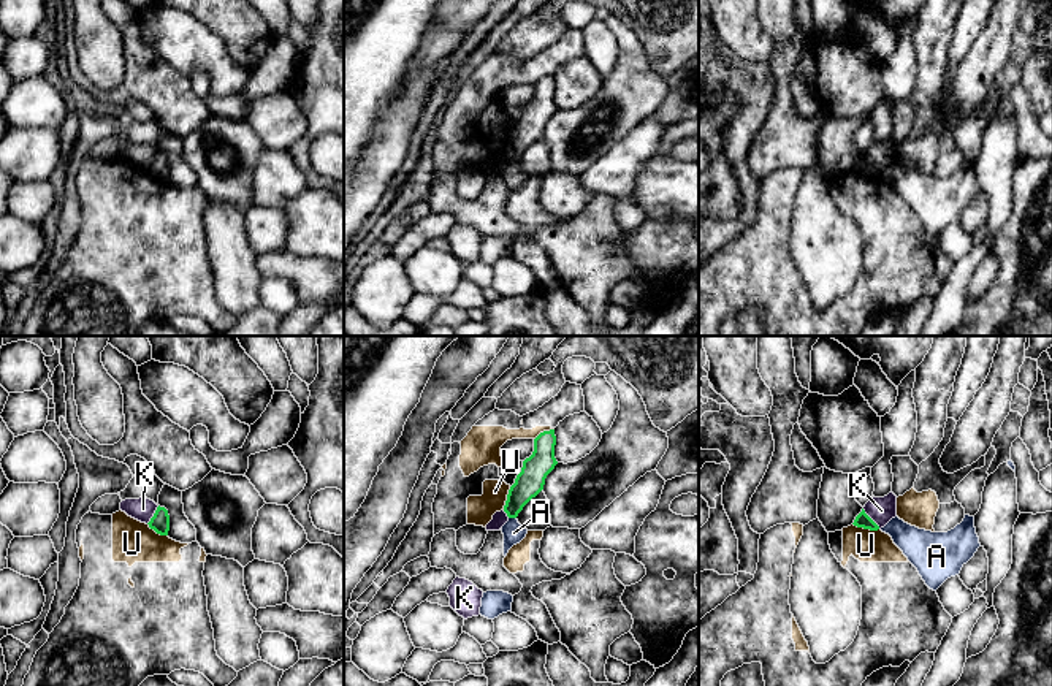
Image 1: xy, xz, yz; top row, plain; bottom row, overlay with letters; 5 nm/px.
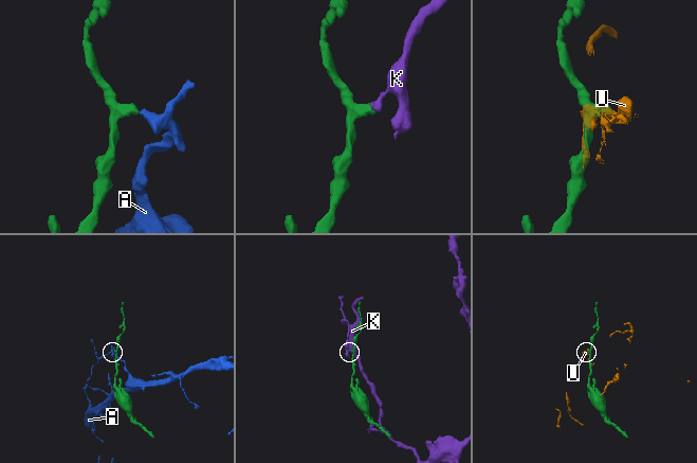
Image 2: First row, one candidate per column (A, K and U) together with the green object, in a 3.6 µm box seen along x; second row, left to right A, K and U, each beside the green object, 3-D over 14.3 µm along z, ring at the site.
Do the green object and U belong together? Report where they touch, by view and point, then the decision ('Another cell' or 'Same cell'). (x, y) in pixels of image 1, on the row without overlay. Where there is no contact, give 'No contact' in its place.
Touches green at yz (865, 173). Another cell

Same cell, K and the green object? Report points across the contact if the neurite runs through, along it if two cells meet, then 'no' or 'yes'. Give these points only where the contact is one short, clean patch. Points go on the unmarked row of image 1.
border yz (862, 154), (880, 173); no

